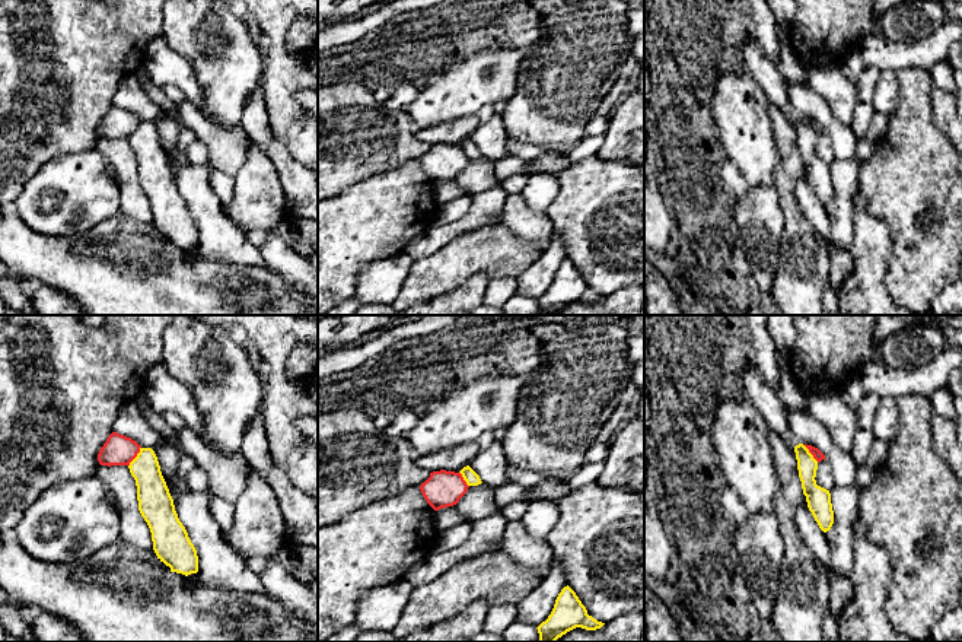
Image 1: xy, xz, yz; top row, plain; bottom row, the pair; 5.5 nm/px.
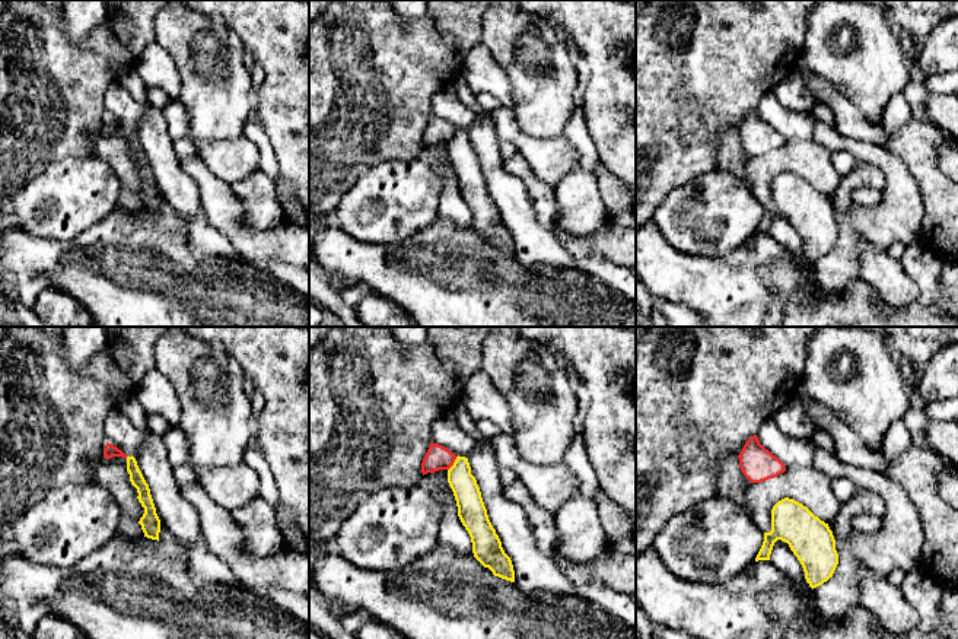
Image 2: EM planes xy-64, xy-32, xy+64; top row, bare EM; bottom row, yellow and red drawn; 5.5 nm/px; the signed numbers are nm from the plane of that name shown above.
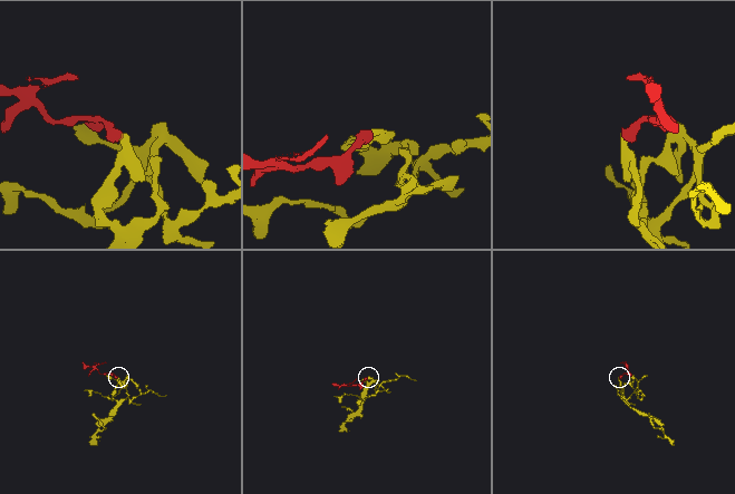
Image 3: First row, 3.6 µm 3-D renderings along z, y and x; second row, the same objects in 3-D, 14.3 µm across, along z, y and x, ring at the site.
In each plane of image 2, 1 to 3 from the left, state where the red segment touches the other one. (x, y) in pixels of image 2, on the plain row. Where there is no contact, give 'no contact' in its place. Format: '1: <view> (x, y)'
1: no contact
2: xy-32 (454, 137)
3: no contact

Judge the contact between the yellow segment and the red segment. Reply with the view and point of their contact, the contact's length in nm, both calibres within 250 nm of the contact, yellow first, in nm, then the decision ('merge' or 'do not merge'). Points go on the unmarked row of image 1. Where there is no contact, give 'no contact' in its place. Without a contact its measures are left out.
xy (136, 130) | 130 nm | 180/170 nm | do not merge

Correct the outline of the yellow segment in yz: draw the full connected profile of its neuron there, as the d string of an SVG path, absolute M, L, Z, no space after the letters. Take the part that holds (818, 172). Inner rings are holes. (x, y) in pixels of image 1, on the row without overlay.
M799 117L794 120L799 150L802 155L803 168L806 169L807 181L812 185L819 201L826 206L834 197L834 184L829 163L816 158L818 134L809 123Z

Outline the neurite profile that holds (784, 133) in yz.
M770 101L768 114L780 153L774 187L784 214L771 296L781 315L831 315L822 306L822 289L829 276L829 247L805 217L796 200L796 182L803 172L796 125L789 114Z

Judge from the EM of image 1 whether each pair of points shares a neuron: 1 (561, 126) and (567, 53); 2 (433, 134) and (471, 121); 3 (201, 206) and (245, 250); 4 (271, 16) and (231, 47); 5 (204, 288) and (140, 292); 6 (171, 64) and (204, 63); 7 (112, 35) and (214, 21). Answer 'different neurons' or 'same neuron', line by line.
1: same neuron
2: same neuron
3: same neuron
4: different neurons
5: same neuron
6: different neurons
7: different neurons

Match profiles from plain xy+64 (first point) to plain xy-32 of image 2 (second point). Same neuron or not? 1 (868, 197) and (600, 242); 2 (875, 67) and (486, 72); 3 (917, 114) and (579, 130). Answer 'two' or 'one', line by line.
1: one
2: two
3: two

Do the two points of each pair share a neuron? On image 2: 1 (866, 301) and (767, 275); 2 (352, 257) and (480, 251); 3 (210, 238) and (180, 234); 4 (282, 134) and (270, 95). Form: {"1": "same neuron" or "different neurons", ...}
{"1": "same neuron", "2": "same neuron", "3": "different neurons", "4": "same neuron"}

